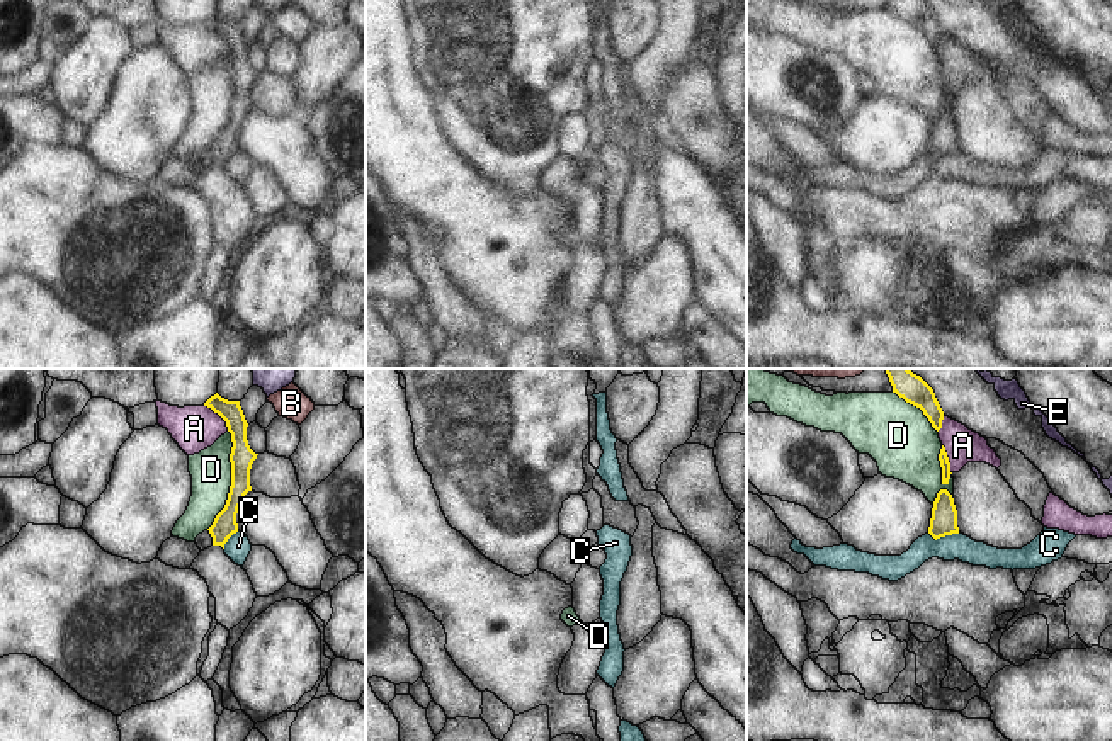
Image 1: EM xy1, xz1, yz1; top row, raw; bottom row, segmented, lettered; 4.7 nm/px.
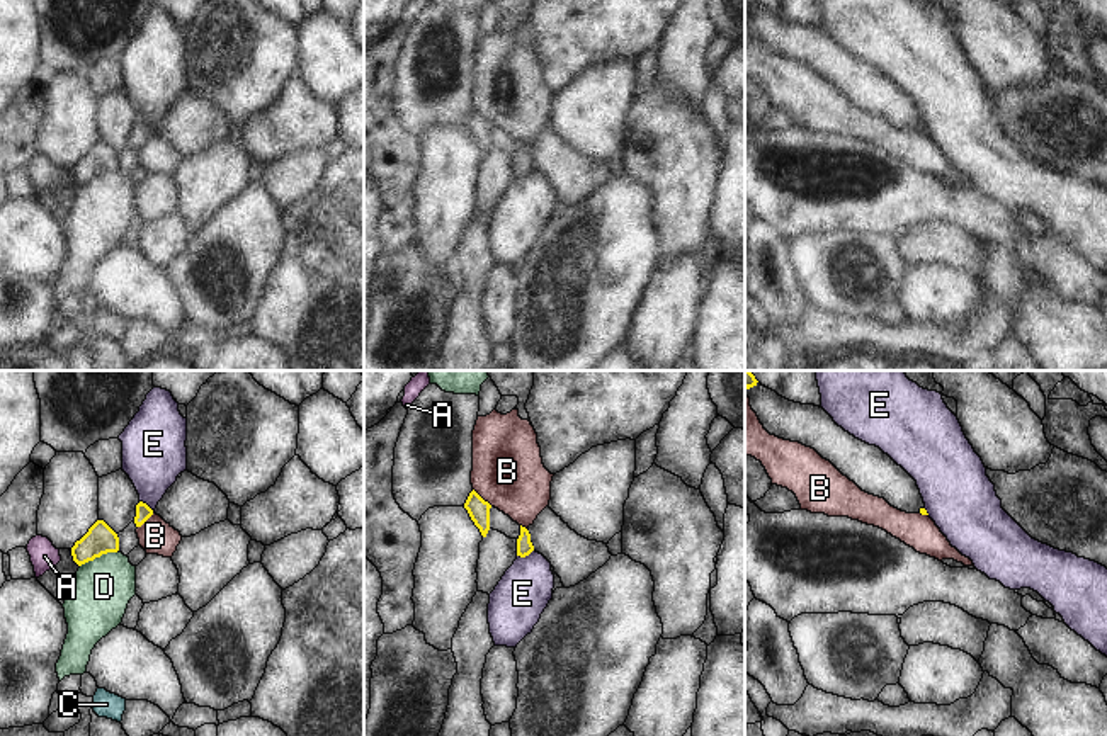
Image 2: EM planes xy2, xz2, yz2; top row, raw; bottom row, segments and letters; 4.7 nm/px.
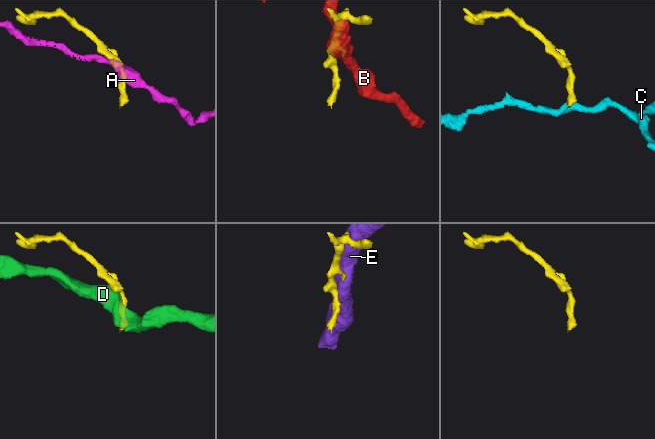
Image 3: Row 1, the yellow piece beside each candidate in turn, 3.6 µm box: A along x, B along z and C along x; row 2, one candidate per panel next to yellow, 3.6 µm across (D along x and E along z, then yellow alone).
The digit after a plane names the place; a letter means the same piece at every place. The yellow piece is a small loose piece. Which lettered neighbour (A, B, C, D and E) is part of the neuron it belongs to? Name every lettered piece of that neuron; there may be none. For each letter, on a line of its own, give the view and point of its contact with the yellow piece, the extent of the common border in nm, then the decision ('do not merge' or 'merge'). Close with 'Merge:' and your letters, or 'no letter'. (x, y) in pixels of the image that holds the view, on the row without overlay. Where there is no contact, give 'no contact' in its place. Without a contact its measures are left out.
A: xy1 (220, 34) | 170 nm | do not merge
B: xz2 (482, 118) | 130 nm | do not merge
C: yz1 (944, 155) | 150 nm | do not merge
D: xy1 (232, 99) | 480 nm | do not merge
E: xz2 (524, 175) | 90 nm | do not merge
Merge: no letter

